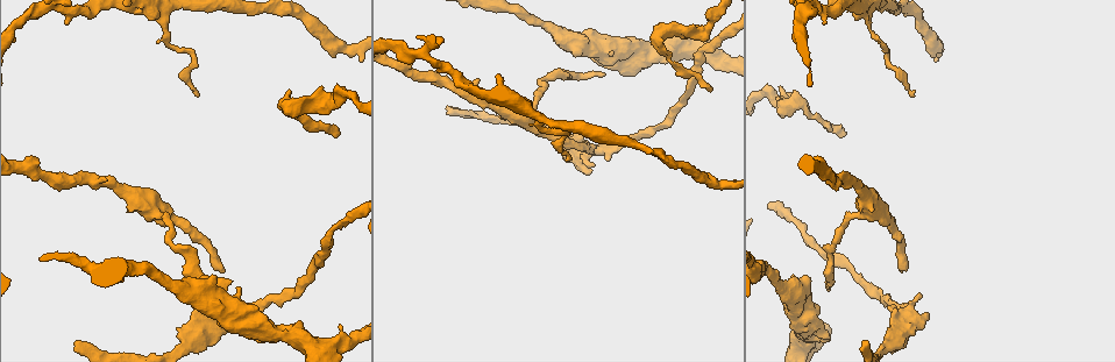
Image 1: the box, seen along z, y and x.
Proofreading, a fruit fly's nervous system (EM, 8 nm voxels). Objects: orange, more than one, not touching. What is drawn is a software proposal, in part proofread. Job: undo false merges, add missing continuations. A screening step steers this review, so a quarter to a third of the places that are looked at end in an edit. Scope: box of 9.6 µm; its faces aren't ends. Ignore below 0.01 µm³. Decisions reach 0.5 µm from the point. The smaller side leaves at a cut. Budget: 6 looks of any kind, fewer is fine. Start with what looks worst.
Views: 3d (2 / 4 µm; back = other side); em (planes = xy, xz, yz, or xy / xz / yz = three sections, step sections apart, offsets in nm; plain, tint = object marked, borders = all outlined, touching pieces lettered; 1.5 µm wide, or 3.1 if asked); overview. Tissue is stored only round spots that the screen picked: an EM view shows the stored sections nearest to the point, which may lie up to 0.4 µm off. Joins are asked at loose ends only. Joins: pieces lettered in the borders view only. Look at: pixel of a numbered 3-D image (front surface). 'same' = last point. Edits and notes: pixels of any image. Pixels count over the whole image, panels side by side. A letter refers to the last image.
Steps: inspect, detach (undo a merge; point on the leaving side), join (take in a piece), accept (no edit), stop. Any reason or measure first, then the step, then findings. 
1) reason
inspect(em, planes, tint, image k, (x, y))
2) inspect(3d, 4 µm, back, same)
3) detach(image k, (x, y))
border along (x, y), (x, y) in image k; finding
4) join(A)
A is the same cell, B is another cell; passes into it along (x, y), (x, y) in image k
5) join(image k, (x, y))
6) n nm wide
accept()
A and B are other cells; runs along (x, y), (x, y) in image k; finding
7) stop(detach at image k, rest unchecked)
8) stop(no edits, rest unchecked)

tapers out
inspect(3d, 4 µm, image 1, (339, 135))

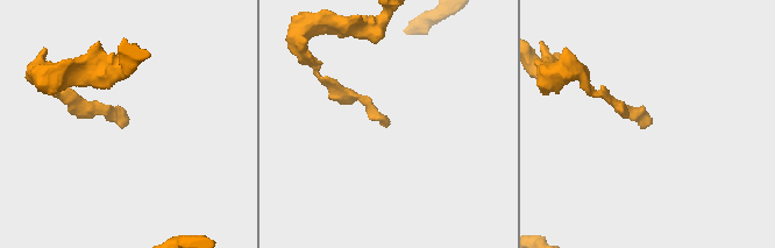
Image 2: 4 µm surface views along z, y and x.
need the tissue
inspect(em, planes, borders, image 2, (650, 121))

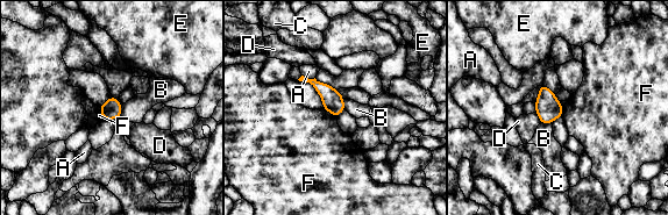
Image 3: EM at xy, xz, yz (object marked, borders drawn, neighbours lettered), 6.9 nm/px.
140 nm wide
accept()
A, B, C, D, E and F are other cells; border along (322, 107), (335, 117) in image 3; none of them fits

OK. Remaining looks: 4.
an open end
inspect(3d, 2 µm, image 1, (829, 334))

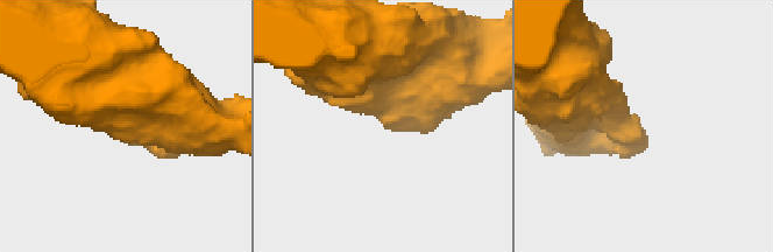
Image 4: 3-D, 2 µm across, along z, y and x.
inspect(em, planes, tint, image 4, (392, 129))

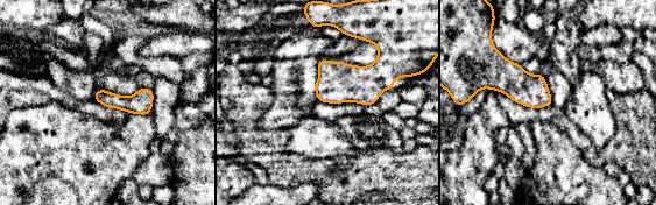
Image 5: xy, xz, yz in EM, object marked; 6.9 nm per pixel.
what lies round it
inspect(em, planes, borders, same)

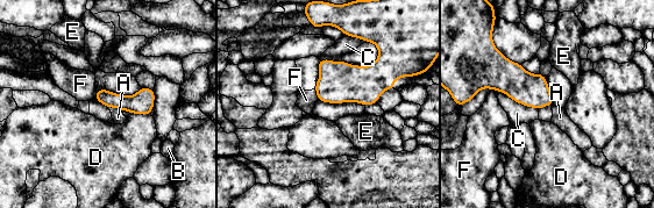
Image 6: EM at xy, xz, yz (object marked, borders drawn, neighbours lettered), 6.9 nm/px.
accept()
A, B, C, D, E and F are other cells; border along (108, 106), (116, 107), (120, 110) in image 6; none of them fits

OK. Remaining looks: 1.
stop(no edits, rest unchecked)

